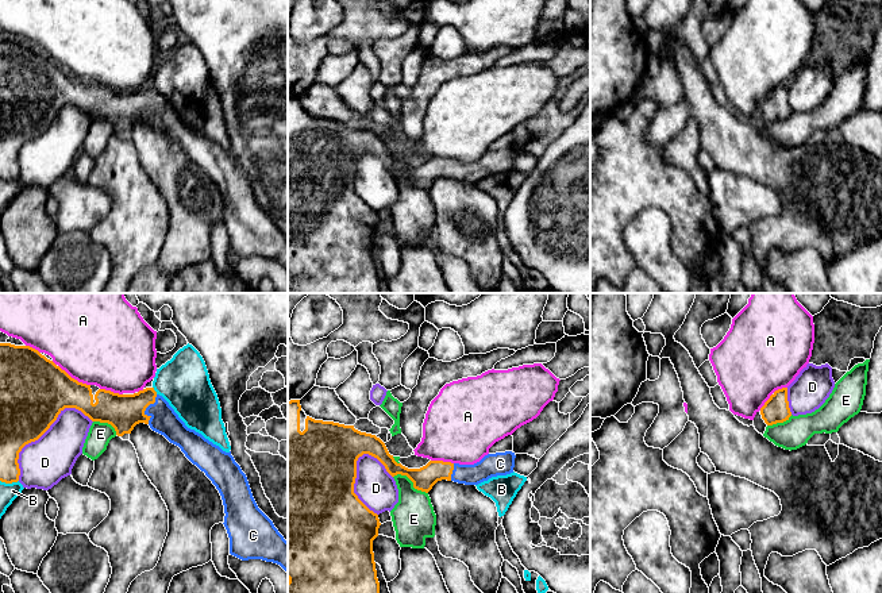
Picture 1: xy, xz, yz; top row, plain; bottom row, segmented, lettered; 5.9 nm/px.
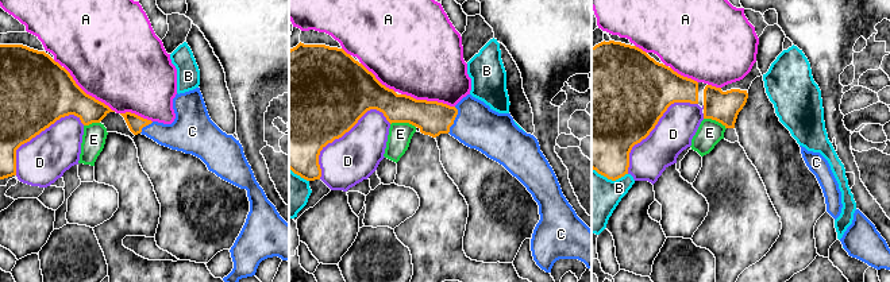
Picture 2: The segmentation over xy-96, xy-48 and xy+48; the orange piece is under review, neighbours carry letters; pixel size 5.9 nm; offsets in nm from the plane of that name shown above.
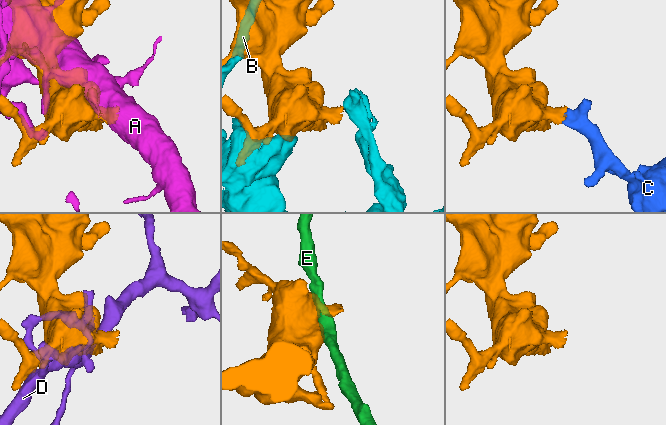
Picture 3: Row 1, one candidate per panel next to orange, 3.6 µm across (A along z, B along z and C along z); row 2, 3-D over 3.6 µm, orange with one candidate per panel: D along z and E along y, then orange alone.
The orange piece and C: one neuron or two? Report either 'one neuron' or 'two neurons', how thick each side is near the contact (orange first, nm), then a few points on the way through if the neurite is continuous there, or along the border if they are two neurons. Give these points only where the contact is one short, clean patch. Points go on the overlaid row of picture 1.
one neuron; 220 nm thick on the orange side, 160 nm on the other; runs through xy (123, 412), (146, 407), (164, 420)

